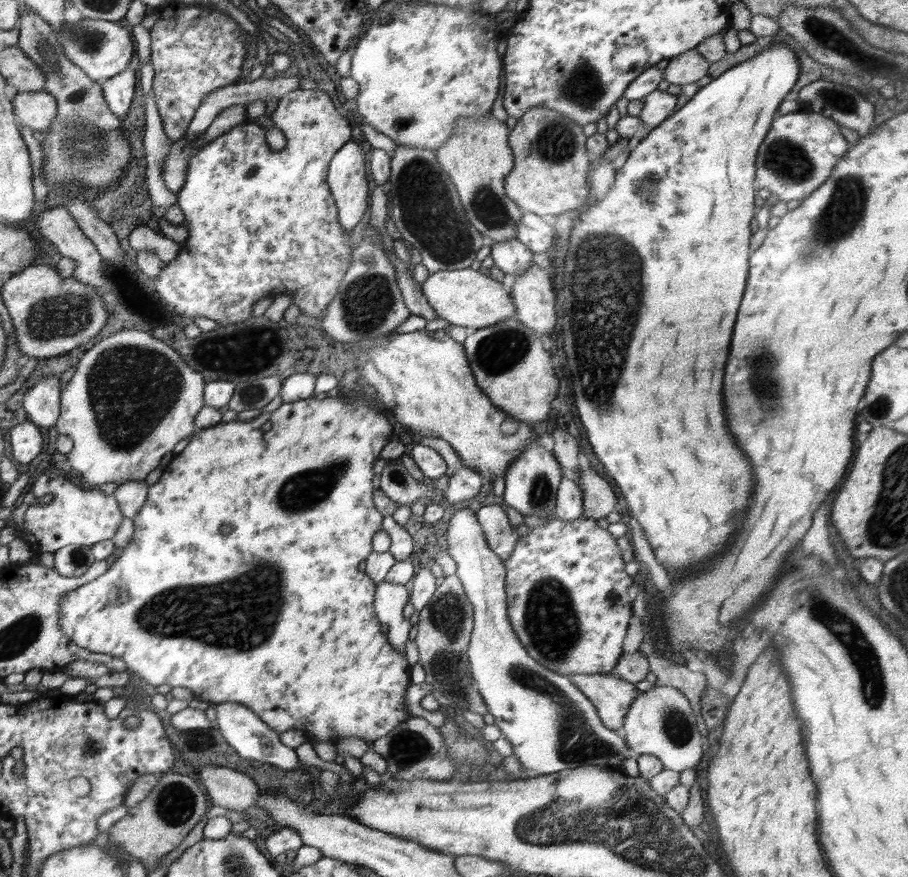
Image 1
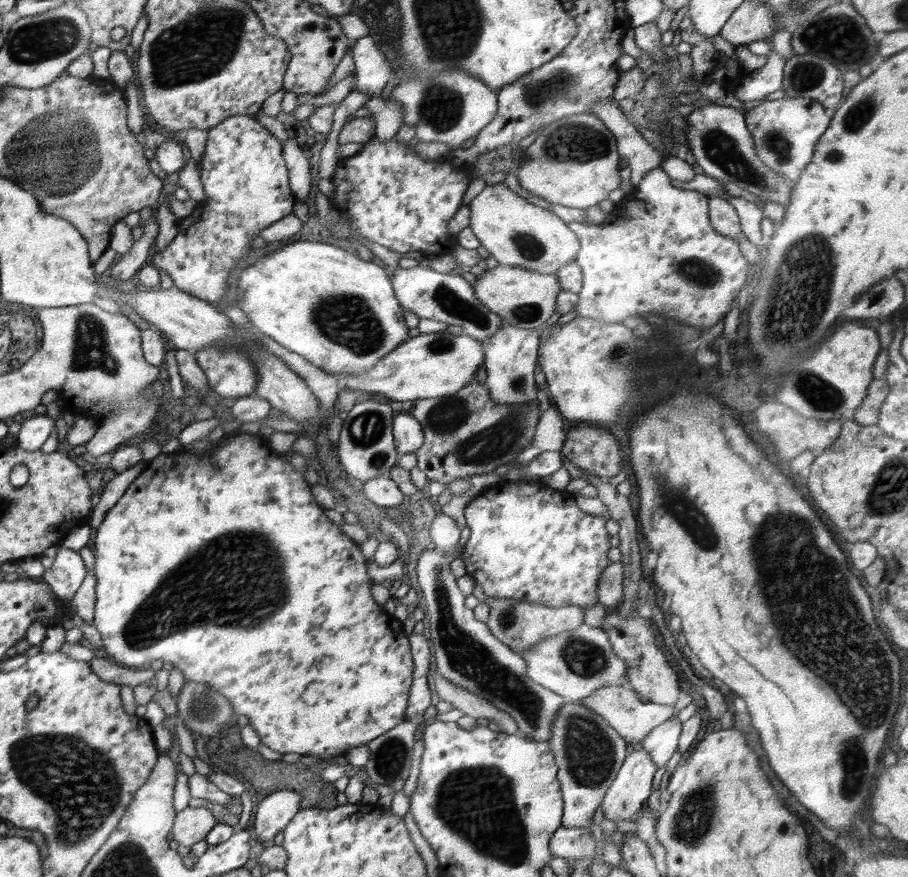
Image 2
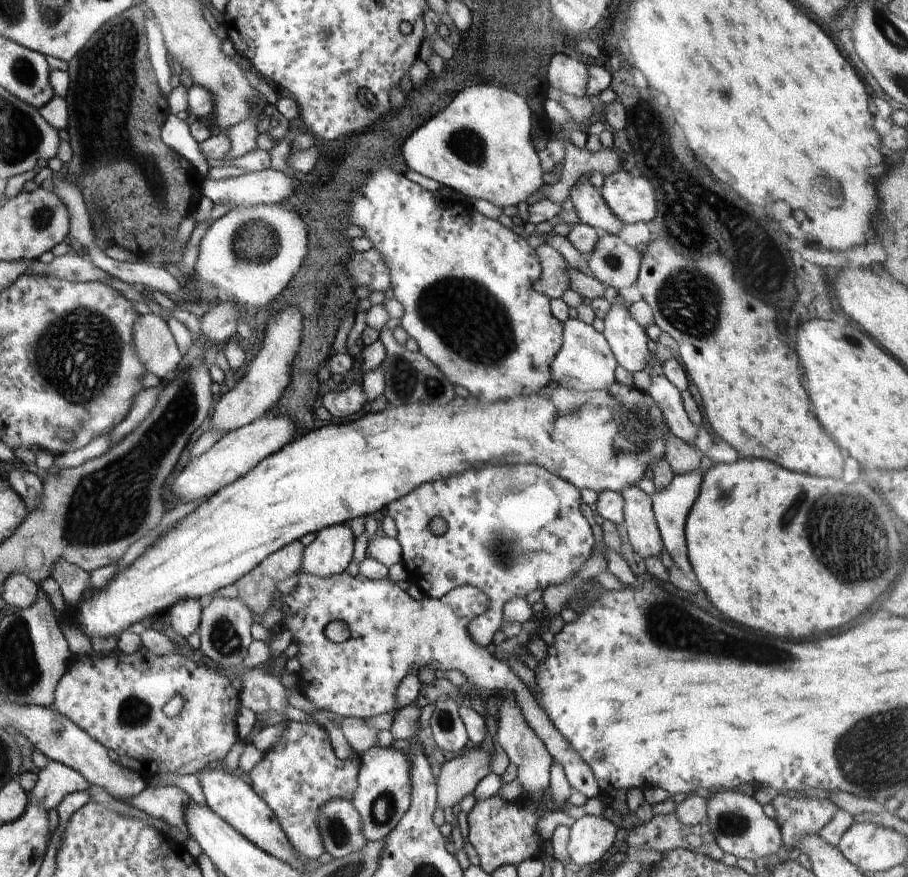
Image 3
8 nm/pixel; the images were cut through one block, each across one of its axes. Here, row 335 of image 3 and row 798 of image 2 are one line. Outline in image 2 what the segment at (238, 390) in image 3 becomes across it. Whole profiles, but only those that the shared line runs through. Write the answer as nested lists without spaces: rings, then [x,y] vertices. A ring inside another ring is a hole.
[[[288,789],[265,796],[258,804],[254,820],[258,840],[273,840],[278,832],[283,832],[292,817],[300,811],[300,802],[301,796]]]

